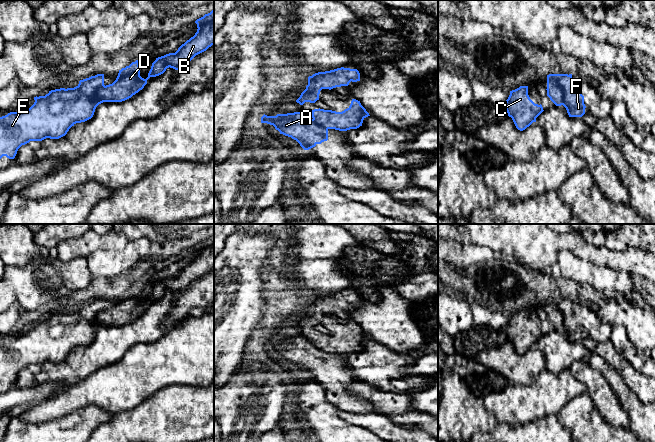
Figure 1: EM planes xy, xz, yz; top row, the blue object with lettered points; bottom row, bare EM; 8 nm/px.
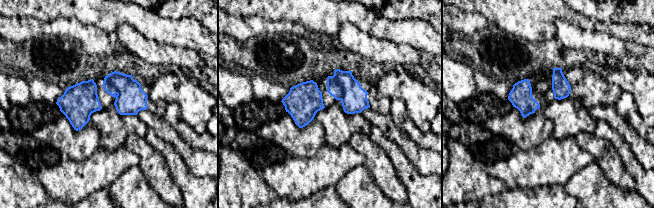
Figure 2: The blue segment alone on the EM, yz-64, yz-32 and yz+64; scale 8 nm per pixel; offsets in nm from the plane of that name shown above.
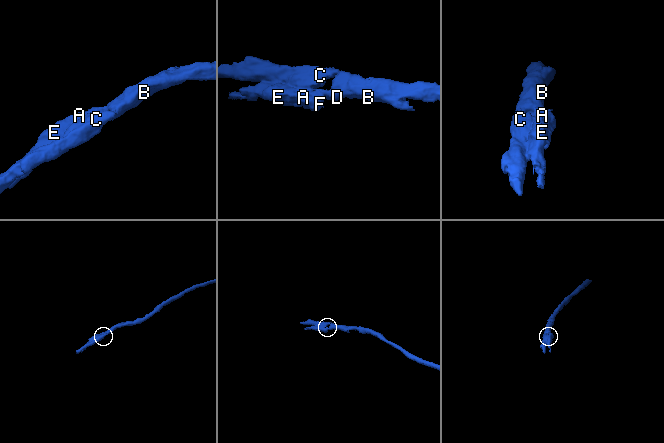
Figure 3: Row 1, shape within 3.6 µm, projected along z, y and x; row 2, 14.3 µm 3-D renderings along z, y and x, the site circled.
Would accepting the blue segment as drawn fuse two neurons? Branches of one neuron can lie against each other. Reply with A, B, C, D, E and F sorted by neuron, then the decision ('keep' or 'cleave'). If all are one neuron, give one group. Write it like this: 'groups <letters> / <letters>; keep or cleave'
groups A E F / B C D; cleave

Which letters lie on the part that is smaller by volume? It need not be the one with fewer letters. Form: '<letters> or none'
A, E, F

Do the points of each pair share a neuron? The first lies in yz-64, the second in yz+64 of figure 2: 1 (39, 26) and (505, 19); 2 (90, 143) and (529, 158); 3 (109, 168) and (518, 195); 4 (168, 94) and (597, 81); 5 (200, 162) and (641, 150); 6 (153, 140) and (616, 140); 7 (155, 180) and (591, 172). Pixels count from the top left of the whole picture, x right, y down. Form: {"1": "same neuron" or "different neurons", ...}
{"1": "different neurons", "2": "different neurons", "3": "different neurons", "4": "different neurons", "5": "same neuron", "6": "same neuron", "7": "different neurons"}

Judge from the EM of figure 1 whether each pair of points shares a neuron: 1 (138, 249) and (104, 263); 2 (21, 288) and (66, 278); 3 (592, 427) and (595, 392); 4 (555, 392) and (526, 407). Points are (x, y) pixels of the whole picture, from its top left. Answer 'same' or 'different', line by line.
1: same
2: same
3: different
4: same

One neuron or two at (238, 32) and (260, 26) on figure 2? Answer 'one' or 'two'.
one

